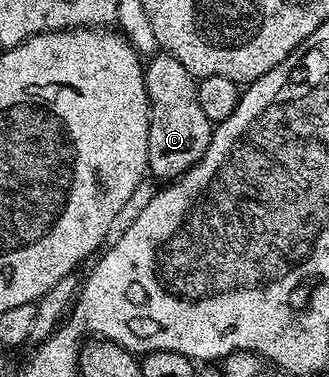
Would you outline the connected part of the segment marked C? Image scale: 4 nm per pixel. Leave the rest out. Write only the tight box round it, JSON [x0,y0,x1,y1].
[144,50,215,182]

